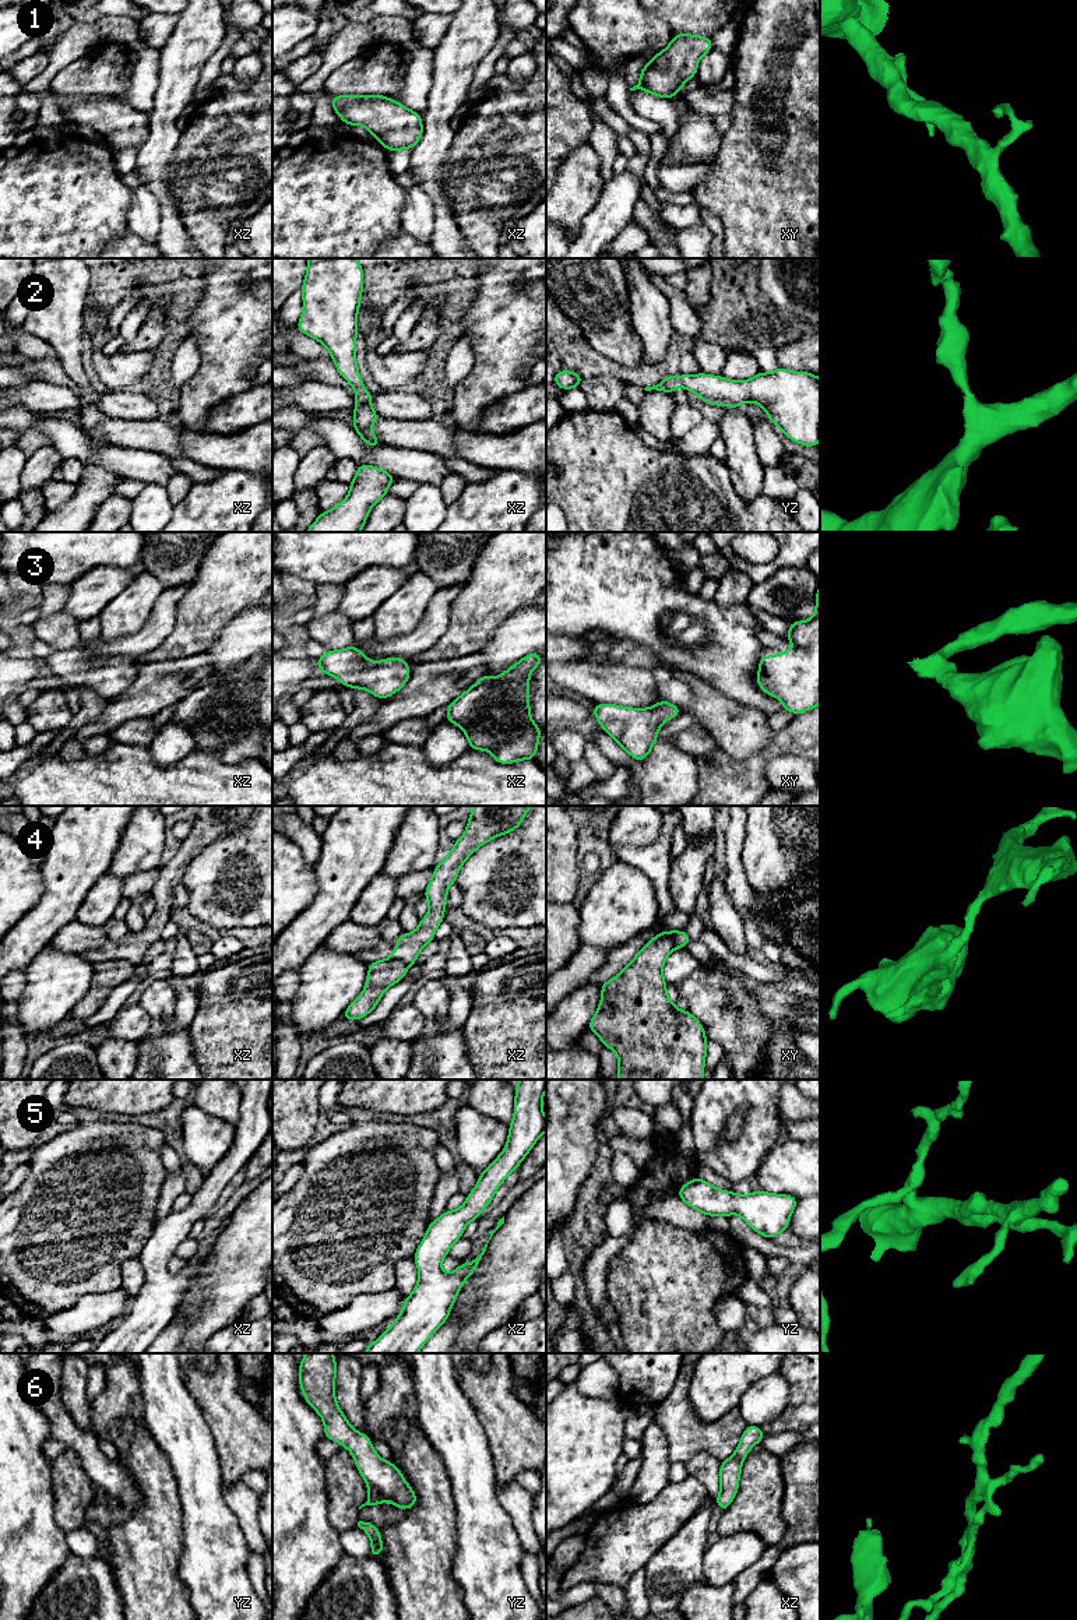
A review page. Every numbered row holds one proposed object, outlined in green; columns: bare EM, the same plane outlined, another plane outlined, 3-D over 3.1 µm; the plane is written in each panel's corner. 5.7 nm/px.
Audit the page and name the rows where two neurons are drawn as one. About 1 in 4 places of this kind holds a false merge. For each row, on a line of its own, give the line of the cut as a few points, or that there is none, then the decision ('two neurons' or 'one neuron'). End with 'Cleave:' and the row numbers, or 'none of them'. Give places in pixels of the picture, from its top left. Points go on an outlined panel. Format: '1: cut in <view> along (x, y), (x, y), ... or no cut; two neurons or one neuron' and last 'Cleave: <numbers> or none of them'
1: no cut; one neuron
2: no cut; one neuron
3: no cut; one neuron
4: cut in xy along (668, 930), (673, 934), (673, 944), (676, 947); two neurons
5: no cut; one neuron
6: cut in yz along (368, 1482), (384, 1499); two neurons
Cleave: 4, 6

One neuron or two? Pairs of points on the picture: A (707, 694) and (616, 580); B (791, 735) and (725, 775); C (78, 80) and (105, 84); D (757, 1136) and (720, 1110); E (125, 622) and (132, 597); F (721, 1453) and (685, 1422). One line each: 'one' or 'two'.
A: two
B: one
C: one
D: one
E: one
F: one

